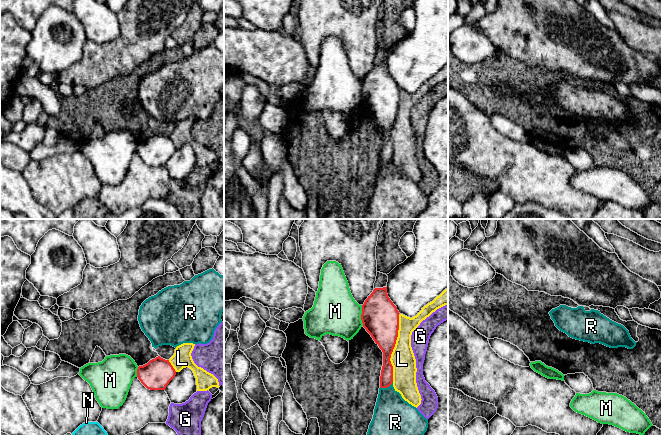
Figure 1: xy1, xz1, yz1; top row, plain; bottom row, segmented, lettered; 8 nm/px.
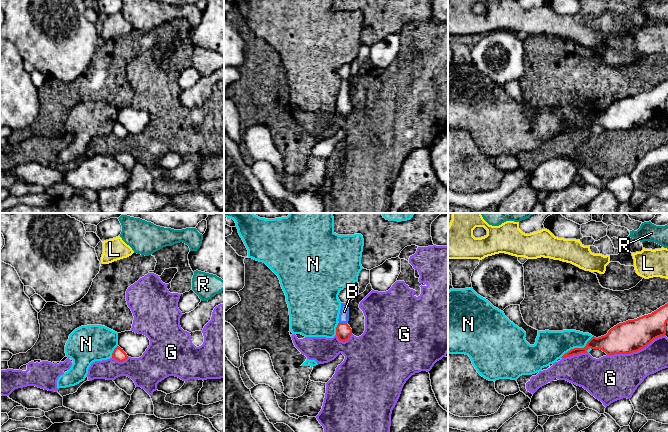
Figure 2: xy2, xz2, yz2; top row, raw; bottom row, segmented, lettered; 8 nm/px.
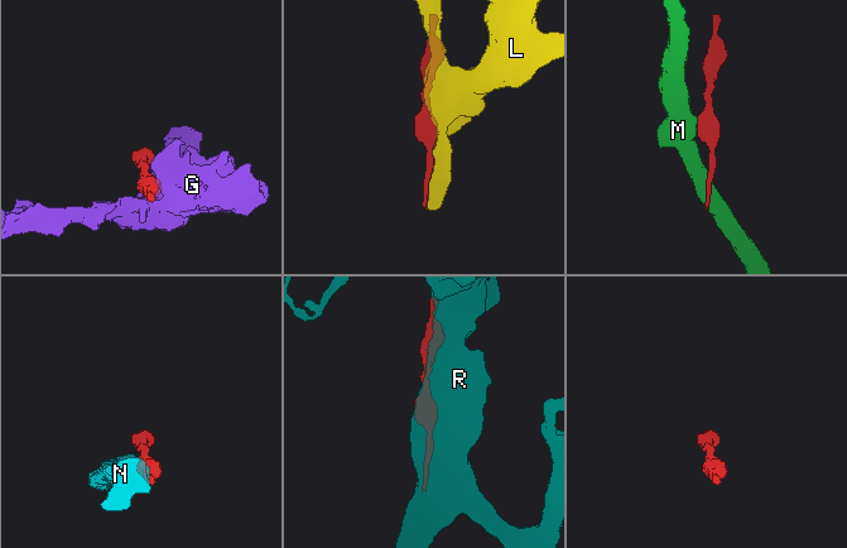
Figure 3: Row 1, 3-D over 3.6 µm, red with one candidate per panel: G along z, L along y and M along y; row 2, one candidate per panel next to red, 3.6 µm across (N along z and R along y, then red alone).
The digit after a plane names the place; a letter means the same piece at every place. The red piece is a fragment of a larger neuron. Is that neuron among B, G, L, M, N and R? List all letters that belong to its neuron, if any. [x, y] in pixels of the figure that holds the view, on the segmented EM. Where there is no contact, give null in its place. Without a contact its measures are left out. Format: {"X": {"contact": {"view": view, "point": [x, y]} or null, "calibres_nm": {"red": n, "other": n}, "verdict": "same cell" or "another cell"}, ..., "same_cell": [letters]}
{"B": {"contact": {"view": "xz2", "point": [343, 323]}, "calibres_nm": {"red": 130, "other": 80}, "verdict": "same cell"}, "G": {"contact": {"view": "yz2", "point": [635, 351]}, "calibres_nm": {"red": 260, "other": 360}, "verdict": "another cell"}, "L": {"contact": {"view": "xz1", "point": [394, 346]}, "calibres_nm": {"red": 280, "other": 190}, "verdict": "another cell"}, "M": {"contact": {"view": "xz1", "point": [361, 315]}, "calibres_nm": {"red": 300, "other": 360}, "verdict": "another cell"}, "N": {"contact": {"view": "yz2", "point": [577, 348]}, "calibres_nm": {"red": 140, "other": 240}, "verdict": "another cell"}, "R": {"contact": {"view": "xz1", "point": [386, 387]}, "calibres_nm": {"red": 110, "other": 300}, "verdict": "another cell"}, "same_cell": ["B"]}

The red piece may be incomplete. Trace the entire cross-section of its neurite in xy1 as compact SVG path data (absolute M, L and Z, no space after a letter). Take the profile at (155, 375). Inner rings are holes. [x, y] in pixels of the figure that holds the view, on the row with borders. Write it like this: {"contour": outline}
{"contour": "M160 356L139 366L137 377L150 390L165 390L169 382L175 377L176 371L169 362Z"}

